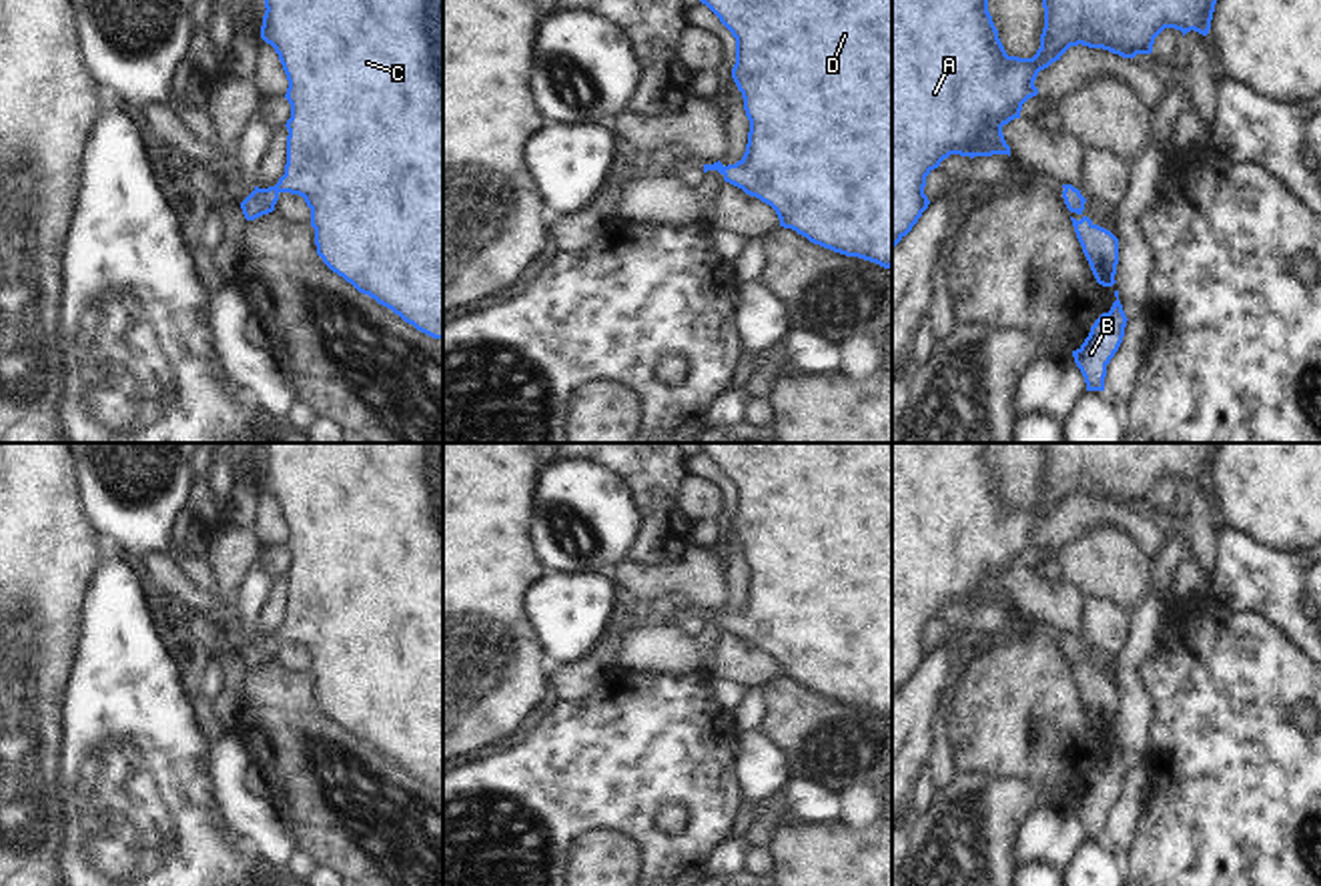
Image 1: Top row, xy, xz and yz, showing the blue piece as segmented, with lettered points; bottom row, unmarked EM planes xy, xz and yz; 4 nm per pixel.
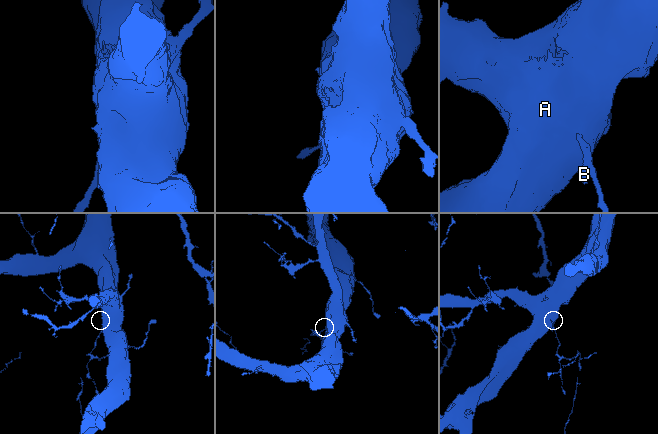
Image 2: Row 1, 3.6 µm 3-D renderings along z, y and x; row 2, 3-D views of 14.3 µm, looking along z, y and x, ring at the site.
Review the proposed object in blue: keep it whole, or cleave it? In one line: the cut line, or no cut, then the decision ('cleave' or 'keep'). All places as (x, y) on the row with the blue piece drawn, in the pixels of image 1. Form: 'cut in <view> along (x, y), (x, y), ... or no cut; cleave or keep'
no cut; keep

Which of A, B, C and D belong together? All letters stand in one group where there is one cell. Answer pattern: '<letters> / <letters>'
A B C D

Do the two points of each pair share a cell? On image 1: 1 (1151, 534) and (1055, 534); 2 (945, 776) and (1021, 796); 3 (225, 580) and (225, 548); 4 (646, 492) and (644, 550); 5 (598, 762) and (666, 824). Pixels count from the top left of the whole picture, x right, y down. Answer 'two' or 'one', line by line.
1: one
2: two
3: one
4: one
5: two

